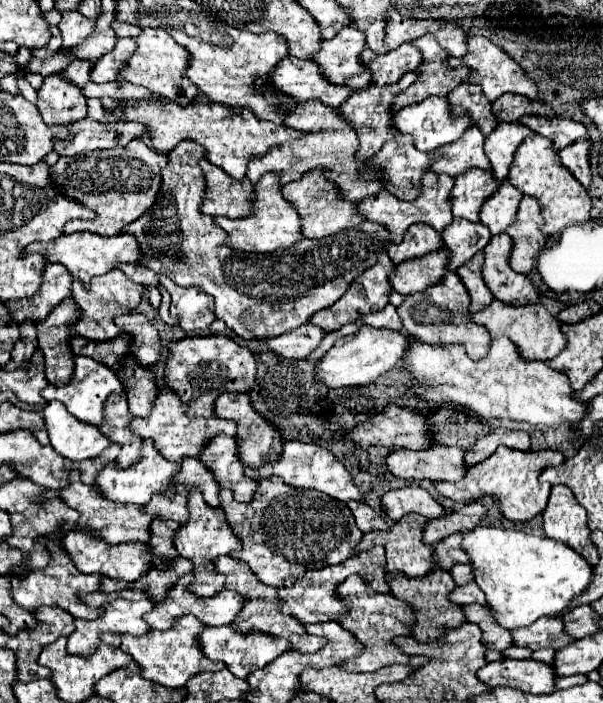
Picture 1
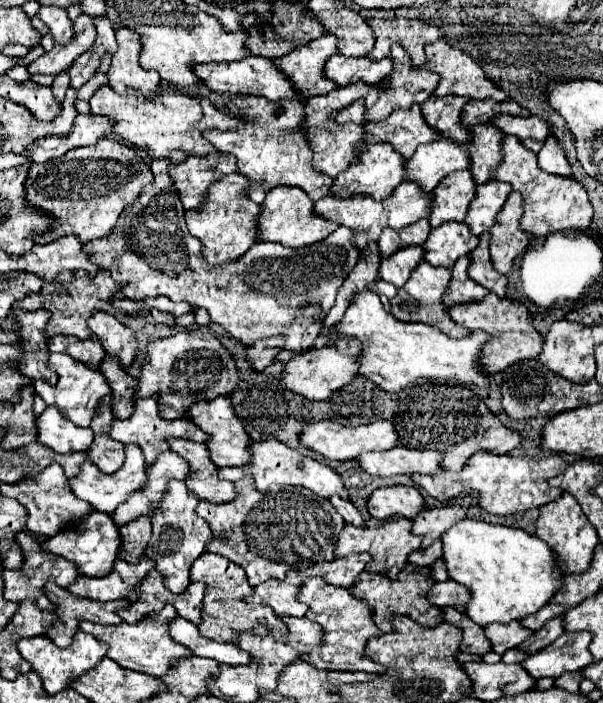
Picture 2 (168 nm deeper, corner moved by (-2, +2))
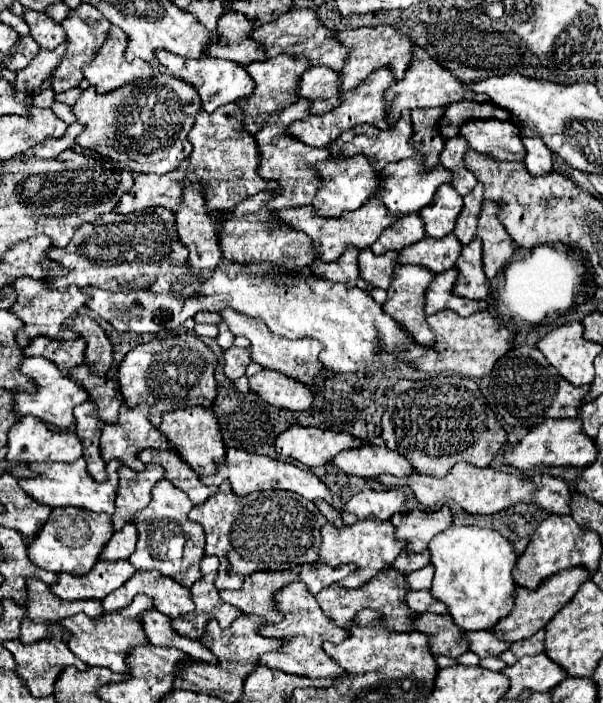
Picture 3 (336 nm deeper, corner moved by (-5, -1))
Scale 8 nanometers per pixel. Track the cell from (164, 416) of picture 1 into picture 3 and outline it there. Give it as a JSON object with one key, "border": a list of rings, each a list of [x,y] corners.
{"border":[[[126,404],[120,406],[120,412],[118,412],[118,420],[114,424],[104,424],[102,426],[102,434],[100,434],[100,456],[104,458],[104,462],[110,462],[110,460],[120,460],[124,464],[128,464],[128,468],[132,470],[144,470],[146,466],[136,458],[136,454],[144,448],[168,448],[170,450],[170,444],[168,440],[164,440],[164,434],[150,424],[148,420],[148,406],[146,404],[140,404],[136,408],[128,408]]]}

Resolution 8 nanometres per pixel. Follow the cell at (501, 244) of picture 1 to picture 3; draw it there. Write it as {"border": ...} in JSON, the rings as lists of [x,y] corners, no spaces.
{"border":[[[474,238],[470,244],[464,246],[460,258],[456,260],[458,278],[454,284],[454,294],[472,300],[486,300],[490,294],[488,280],[482,268],[482,242]]]}

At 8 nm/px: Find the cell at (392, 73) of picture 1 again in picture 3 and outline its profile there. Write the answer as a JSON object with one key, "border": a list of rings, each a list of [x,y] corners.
{"border":[[[324,66],[308,68],[300,78],[300,98],[312,100],[310,114],[324,114],[340,104],[340,76]]]}

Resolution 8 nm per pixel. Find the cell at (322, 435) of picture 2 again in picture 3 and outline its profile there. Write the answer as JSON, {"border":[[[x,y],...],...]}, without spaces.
{"border":[[[290,426],[274,442],[278,456],[294,458],[310,468],[324,466],[338,452],[354,446],[358,448],[362,444],[368,444],[368,442],[360,442],[358,438],[352,438],[350,434],[342,434],[342,432],[330,432],[320,428],[300,428],[300,426]]]}

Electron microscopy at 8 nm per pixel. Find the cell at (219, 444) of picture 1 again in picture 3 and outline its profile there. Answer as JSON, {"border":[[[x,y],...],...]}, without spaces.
{"border":[[[146,448],[138,454],[140,462],[144,464],[160,464],[164,468],[164,478],[170,480],[176,488],[180,488],[192,504],[200,504],[204,502],[208,496],[216,494],[218,492],[218,486],[206,486],[200,482],[198,474],[186,466],[180,456],[176,452],[170,452],[170,450],[152,450],[152,448]]]}

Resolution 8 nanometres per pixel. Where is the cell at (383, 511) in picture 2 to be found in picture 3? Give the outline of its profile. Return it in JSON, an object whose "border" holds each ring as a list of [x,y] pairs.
{"border":[[[362,490],[360,494],[352,496],[340,510],[342,520],[346,524],[354,524],[358,520],[376,518],[380,522],[386,522],[396,514],[404,504],[404,492],[402,490]]]}

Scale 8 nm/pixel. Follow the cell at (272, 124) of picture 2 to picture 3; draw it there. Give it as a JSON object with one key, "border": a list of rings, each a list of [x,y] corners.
{"border":[[[234,102],[220,106],[212,114],[200,110],[188,134],[188,140],[192,144],[192,154],[190,154],[190,164],[182,184],[190,184],[190,182],[202,184],[208,210],[232,208],[244,198],[258,194],[260,190],[280,190],[276,182],[266,182],[264,178],[256,174],[258,148],[256,148],[254,136],[242,130],[242,118],[244,114]]]}

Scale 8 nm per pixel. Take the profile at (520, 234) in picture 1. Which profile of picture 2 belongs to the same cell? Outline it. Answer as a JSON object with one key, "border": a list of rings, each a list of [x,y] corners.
{"border":[[[511,191],[501,213],[497,215],[497,223],[491,227],[491,261],[499,273],[511,273],[513,261],[521,257],[529,249],[529,235],[521,231],[521,215],[523,215],[523,199],[517,191]]]}

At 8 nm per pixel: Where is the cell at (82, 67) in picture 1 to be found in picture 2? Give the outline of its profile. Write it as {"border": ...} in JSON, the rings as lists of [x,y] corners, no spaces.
{"border":[[[65,71],[65,73],[57,75],[55,81],[53,81],[53,95],[55,95],[55,99],[57,101],[63,101],[67,89],[69,89],[69,73]]]}

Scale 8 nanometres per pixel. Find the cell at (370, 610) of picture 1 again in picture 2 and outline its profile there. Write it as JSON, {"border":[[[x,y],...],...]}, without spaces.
{"border":[[[311,577],[303,583],[299,591],[299,601],[309,605],[307,617],[315,623],[319,623],[325,631],[323,645],[315,647],[309,655],[303,655],[301,659],[311,663],[317,669],[335,669],[335,671],[365,671],[365,673],[379,673],[385,671],[385,665],[373,663],[373,659],[365,659],[365,643],[371,637],[383,635],[379,627],[373,621],[373,609],[363,599],[353,597],[353,593],[347,587],[333,587],[331,583],[325,583],[323,579]]]}

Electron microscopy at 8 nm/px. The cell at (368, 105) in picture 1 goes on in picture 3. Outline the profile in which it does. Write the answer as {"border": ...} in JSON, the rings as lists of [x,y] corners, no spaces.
{"border":[[[300,100],[300,102],[280,110],[280,114],[270,114],[262,122],[260,130],[254,134],[258,150],[260,150],[260,170],[258,170],[258,174],[262,174],[262,178],[266,178],[266,180],[280,182],[280,190],[276,192],[276,196],[270,202],[266,202],[266,206],[270,206],[272,210],[286,208],[286,206],[308,206],[314,200],[314,194],[320,186],[320,178],[312,170],[312,164],[318,162],[318,160],[328,160],[330,150],[306,146],[306,144],[298,142],[296,138],[284,134],[284,130],[286,130],[284,126],[292,124],[294,120],[308,118],[308,108],[310,108],[310,102]]]}

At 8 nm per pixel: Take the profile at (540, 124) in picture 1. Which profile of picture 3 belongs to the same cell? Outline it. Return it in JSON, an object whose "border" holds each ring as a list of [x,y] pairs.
{"border":[[[468,120],[464,126],[460,126],[460,136],[468,142],[470,150],[476,150],[480,154],[486,154],[494,160],[500,162],[512,162],[512,160],[522,160],[526,150],[522,146],[522,136],[520,136],[520,126],[512,122],[500,122],[500,120]]]}

